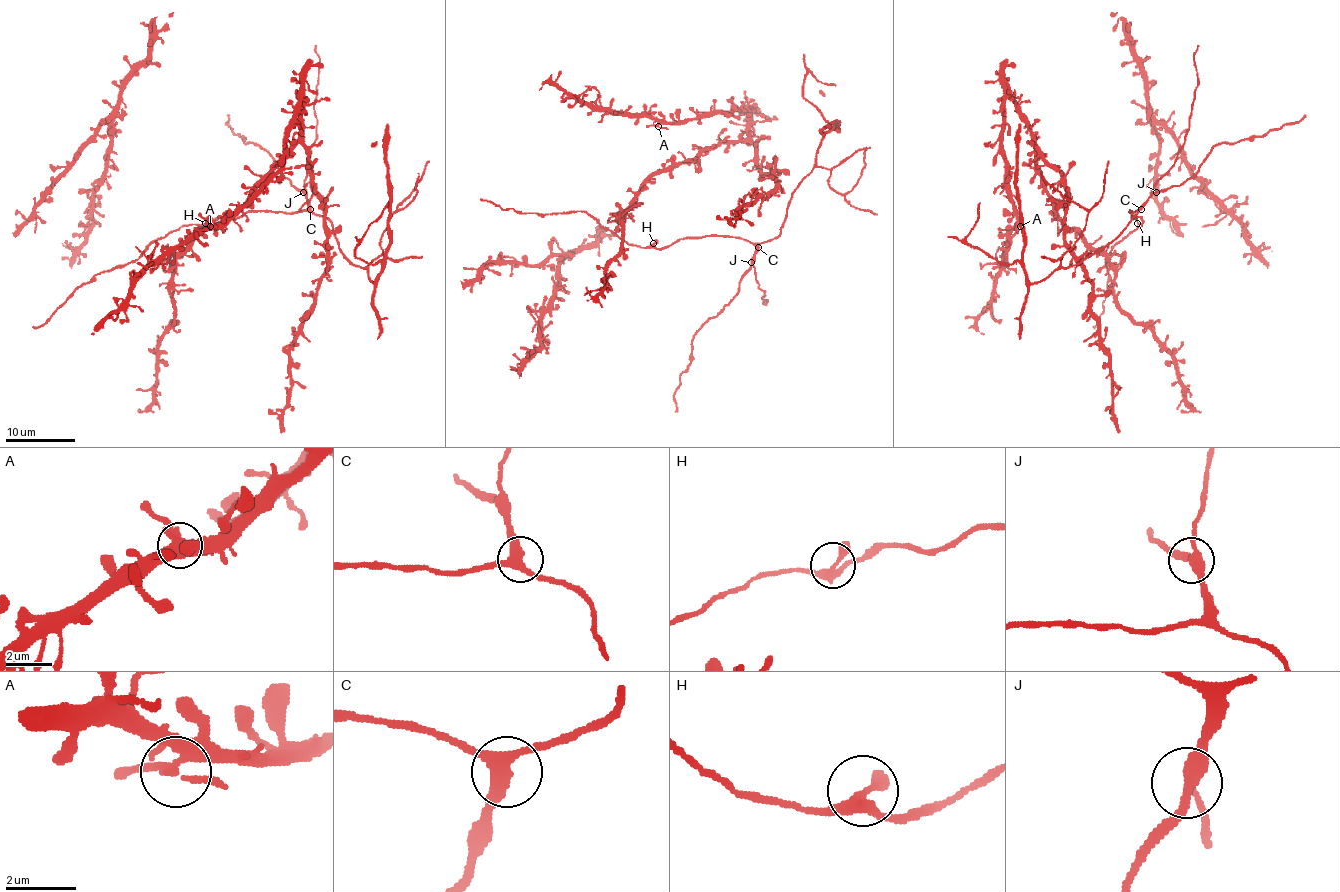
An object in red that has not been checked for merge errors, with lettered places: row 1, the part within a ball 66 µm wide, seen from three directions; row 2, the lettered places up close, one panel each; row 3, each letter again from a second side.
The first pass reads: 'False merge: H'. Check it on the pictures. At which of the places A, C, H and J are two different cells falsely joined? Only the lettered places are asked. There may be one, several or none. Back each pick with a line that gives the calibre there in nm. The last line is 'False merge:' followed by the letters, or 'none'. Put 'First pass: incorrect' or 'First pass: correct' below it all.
False merge: none
First pass: incorrect

